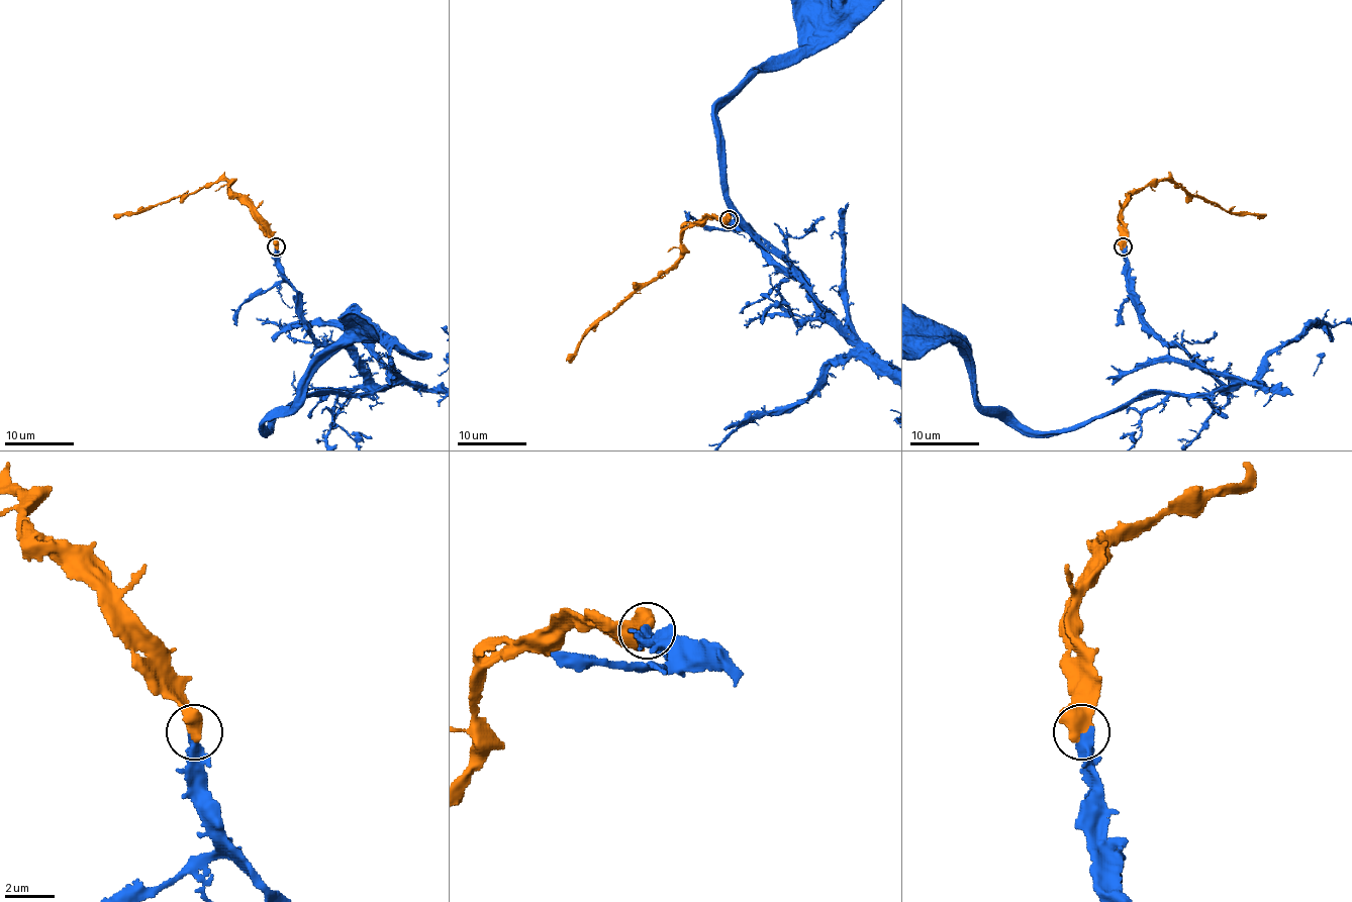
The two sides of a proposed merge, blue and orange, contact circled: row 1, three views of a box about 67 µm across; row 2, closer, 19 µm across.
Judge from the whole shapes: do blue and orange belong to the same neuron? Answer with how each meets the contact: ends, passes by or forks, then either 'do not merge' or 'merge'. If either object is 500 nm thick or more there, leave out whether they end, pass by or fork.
merge

